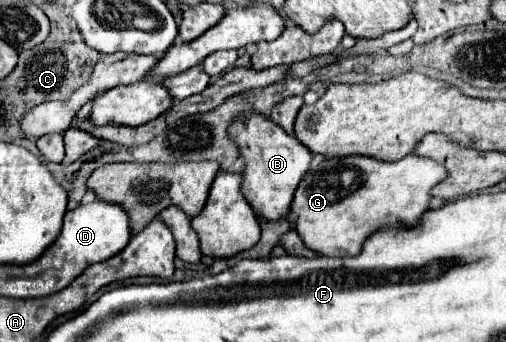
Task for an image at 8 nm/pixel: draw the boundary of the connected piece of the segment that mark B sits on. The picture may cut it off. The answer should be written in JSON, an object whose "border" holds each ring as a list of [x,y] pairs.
{"border":[[[254,111],[240,115],[240,119],[236,119],[228,127],[228,135],[238,145],[240,157],[244,159],[242,195],[246,197],[246,201],[260,217],[268,221],[286,217],[294,191],[312,161],[312,153],[308,151],[308,147],[304,147],[294,135],[288,135],[272,119],[266,119],[264,115],[258,115]]]}

